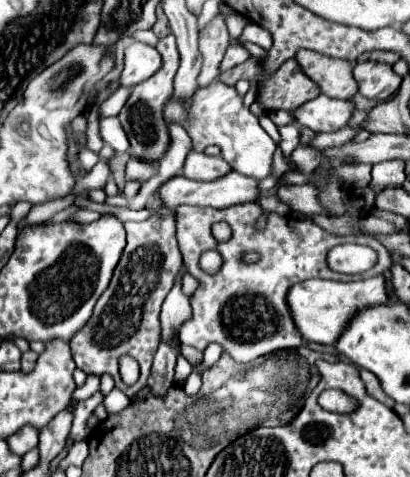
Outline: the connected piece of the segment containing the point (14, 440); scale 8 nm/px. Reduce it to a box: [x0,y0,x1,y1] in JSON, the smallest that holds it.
[7,426,39,456]

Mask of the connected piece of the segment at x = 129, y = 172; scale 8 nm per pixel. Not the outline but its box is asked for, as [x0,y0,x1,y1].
[125,160,157,182]

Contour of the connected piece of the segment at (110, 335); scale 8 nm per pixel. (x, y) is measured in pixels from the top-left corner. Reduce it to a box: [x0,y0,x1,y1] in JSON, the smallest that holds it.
[71,198,183,398]

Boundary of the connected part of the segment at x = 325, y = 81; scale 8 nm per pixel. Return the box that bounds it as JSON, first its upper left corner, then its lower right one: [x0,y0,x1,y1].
[295,50,357,100]

